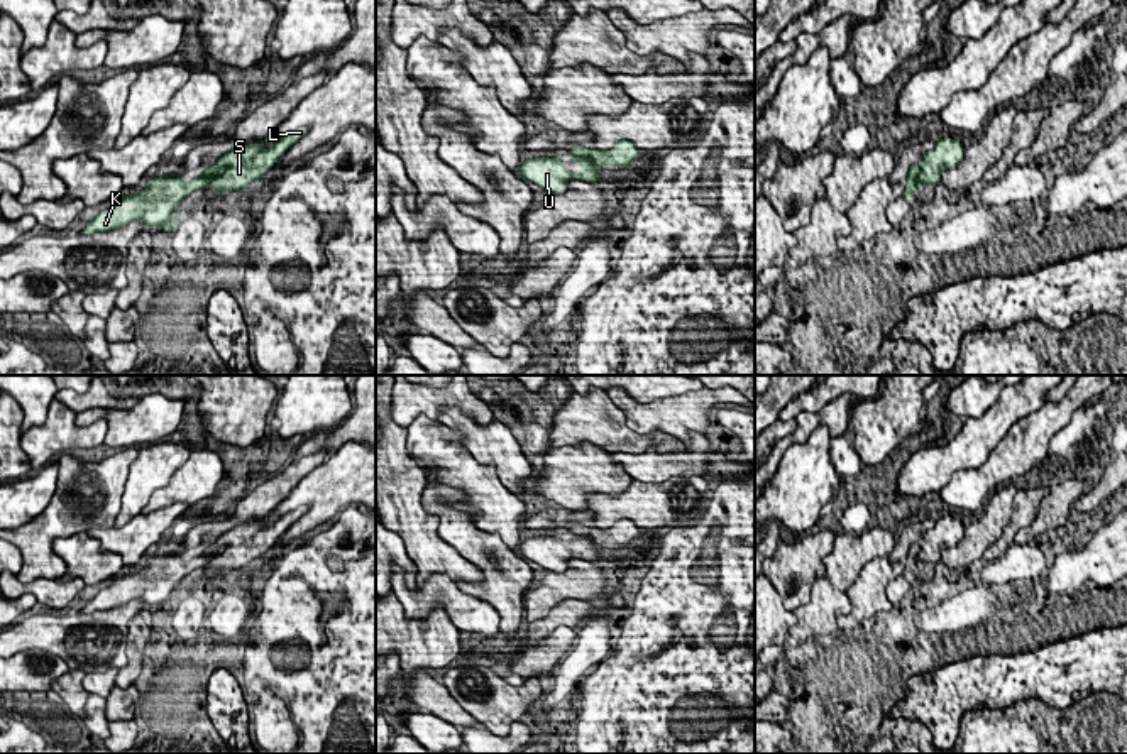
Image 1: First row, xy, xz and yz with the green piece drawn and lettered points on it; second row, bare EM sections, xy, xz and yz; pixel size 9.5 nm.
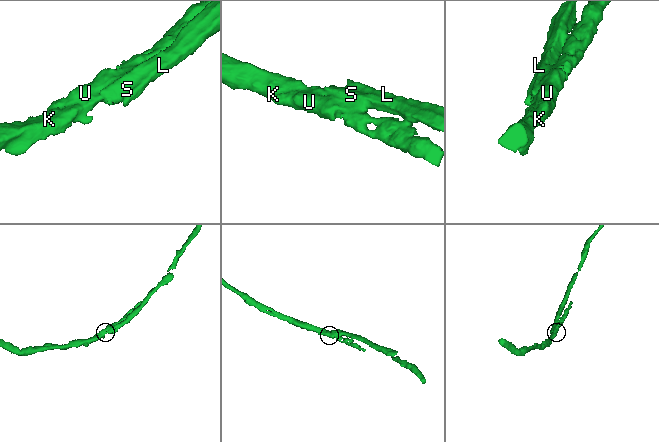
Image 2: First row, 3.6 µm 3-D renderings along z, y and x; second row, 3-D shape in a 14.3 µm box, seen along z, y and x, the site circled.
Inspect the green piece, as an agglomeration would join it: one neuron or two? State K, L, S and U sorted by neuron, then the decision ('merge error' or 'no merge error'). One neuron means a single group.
K U / L S | merge error

